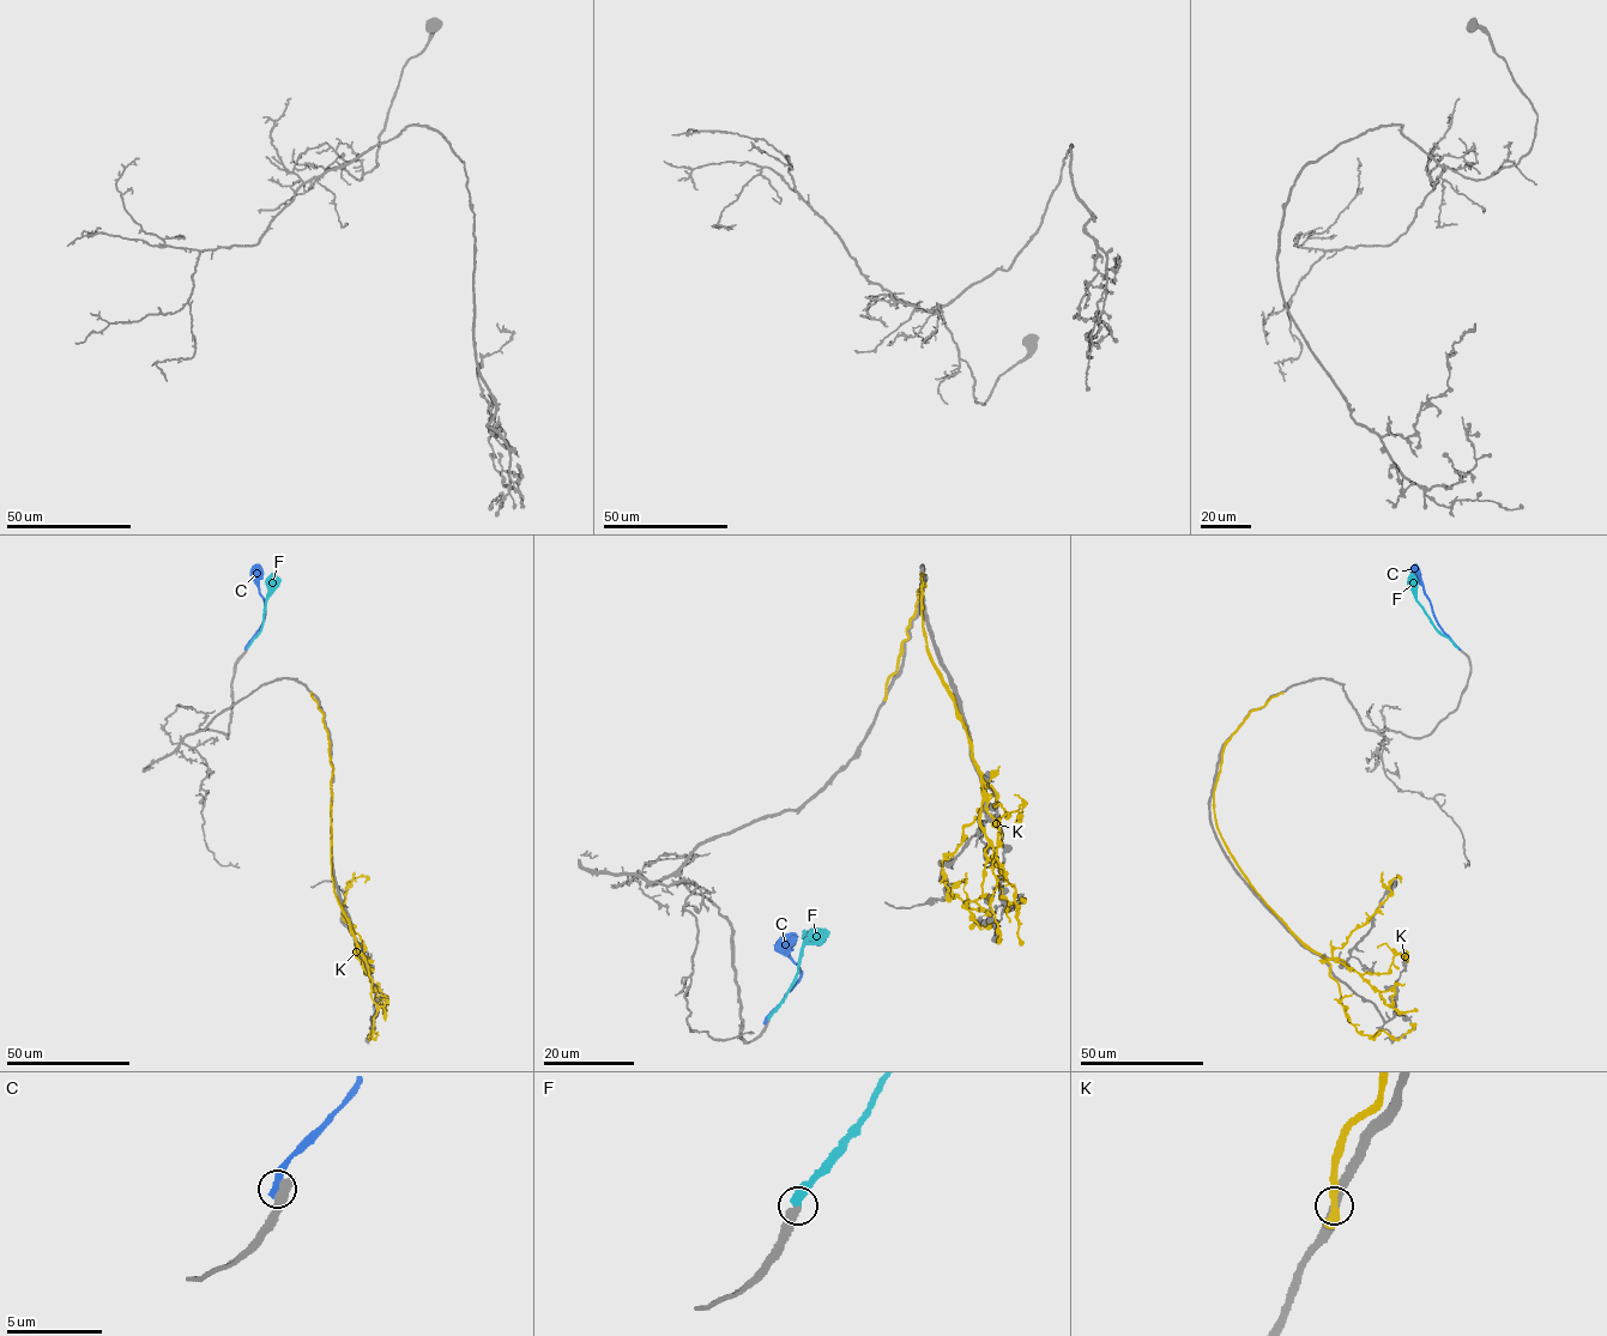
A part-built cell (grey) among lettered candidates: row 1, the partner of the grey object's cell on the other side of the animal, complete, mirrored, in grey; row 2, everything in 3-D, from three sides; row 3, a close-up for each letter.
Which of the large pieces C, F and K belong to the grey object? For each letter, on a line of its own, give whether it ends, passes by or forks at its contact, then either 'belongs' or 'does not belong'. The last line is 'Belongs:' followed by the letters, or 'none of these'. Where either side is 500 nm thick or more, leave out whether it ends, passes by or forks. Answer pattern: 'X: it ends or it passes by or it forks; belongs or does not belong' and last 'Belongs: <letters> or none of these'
C: it ends; does not belong
F: it ends; belongs
K: it ends; does not belong
Belongs: F

